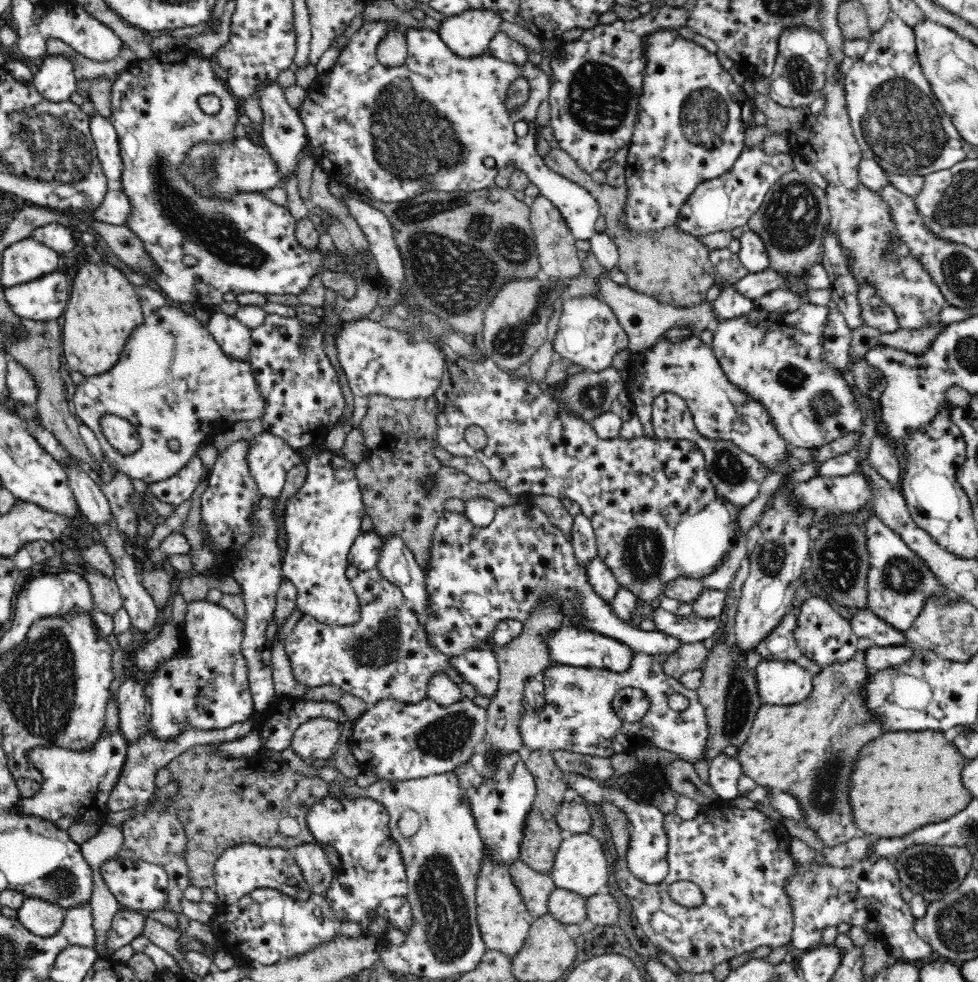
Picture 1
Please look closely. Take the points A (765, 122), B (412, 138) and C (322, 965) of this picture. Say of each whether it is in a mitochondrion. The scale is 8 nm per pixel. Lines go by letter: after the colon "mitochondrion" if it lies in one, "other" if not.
A: other
B: mitochondrion
C: mitochondrion

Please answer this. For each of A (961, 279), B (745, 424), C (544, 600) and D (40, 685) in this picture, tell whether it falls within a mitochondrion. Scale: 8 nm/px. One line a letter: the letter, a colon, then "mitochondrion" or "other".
A: mitochondrion
B: mitochondrion
C: other
D: mitochondrion

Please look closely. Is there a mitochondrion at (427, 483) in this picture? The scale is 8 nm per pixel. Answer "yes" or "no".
yes

